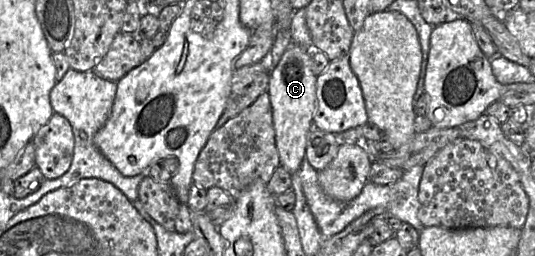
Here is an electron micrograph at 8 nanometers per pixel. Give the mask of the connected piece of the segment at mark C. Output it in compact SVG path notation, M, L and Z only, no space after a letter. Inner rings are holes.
M293 42L269 74L267 93L271 103L276 147L280 165L290 175L299 169L306 156L307 138L317 106L316 79L317 76L312 71L310 51Z

